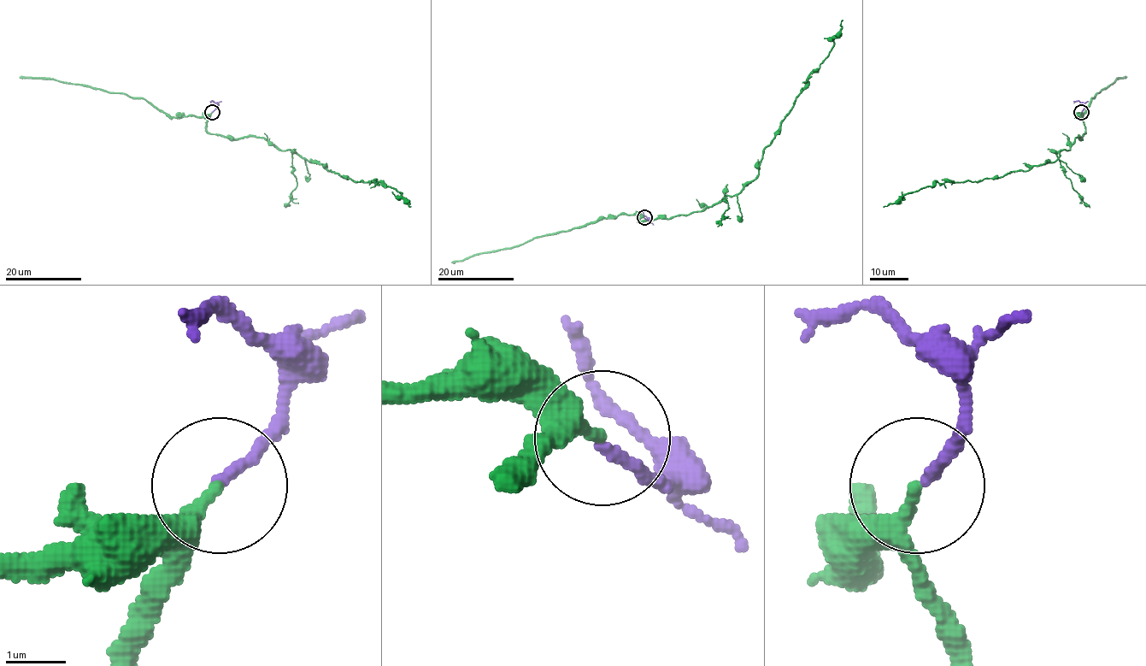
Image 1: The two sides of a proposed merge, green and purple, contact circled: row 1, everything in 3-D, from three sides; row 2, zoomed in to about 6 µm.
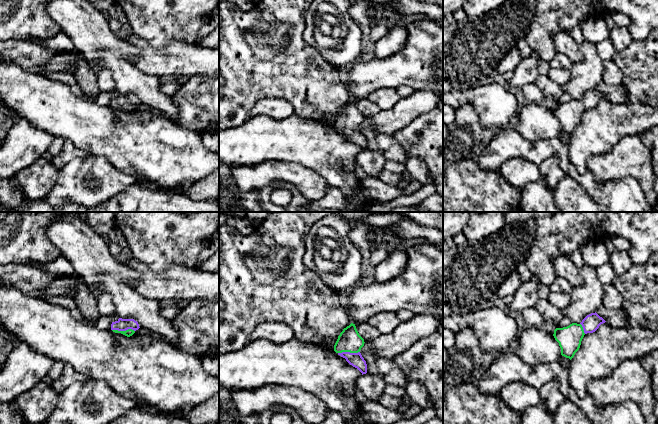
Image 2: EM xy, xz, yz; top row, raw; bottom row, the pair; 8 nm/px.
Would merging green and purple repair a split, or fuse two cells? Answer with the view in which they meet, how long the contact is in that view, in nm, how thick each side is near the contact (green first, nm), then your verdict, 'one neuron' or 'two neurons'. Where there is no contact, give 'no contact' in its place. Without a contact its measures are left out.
contact in xy; length 180 nm; calibres 60 and 100 nm; one neuron

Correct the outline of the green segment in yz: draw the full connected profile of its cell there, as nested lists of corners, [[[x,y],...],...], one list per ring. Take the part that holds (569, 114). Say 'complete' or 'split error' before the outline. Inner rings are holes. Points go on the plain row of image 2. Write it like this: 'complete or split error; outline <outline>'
split error; outline [[[595,88],[587,91],[580,100],[572,99],[567,103],[556,104],[553,112],[559,119],[561,131],[571,136],[579,126],[584,111],[595,108],[605,98]]]

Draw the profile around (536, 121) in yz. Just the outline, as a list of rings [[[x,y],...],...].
[[[527,102],[518,110],[516,130],[529,141],[556,138],[561,131],[561,124],[553,110],[546,102]]]

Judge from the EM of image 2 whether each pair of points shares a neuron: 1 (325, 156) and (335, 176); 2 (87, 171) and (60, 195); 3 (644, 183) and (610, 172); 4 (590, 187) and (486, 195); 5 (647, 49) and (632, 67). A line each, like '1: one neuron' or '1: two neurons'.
1: one neuron
2: one neuron
3: one neuron
4: two neurons
5: one neuron

